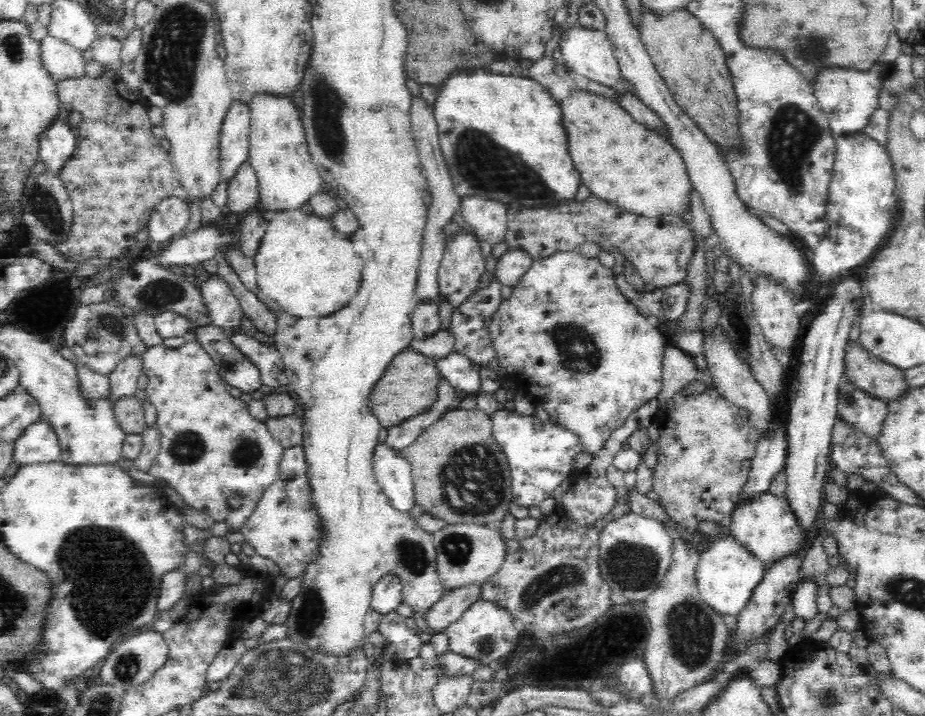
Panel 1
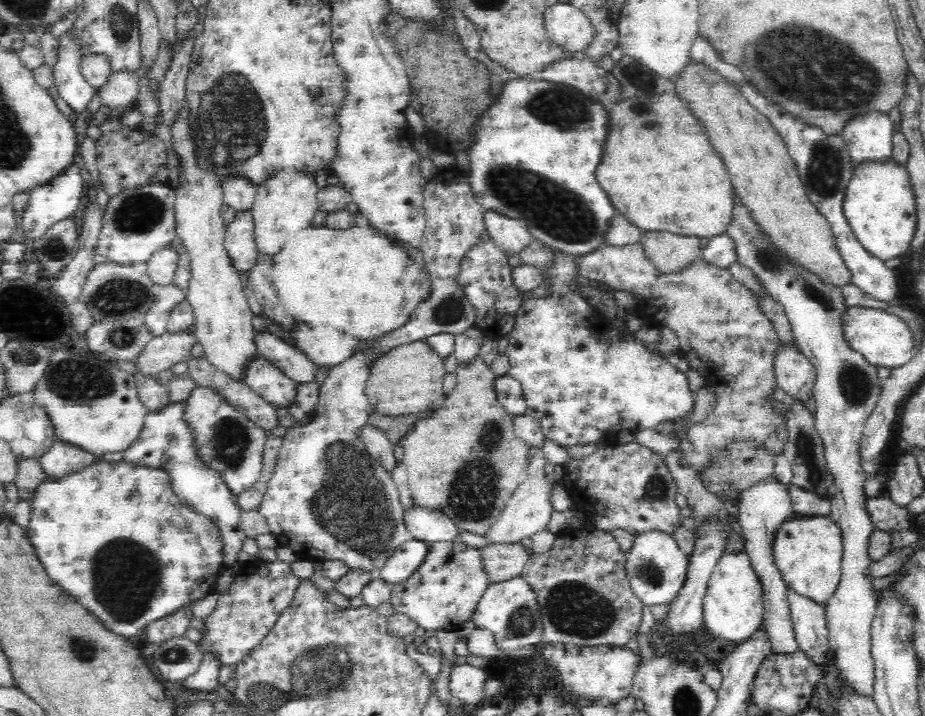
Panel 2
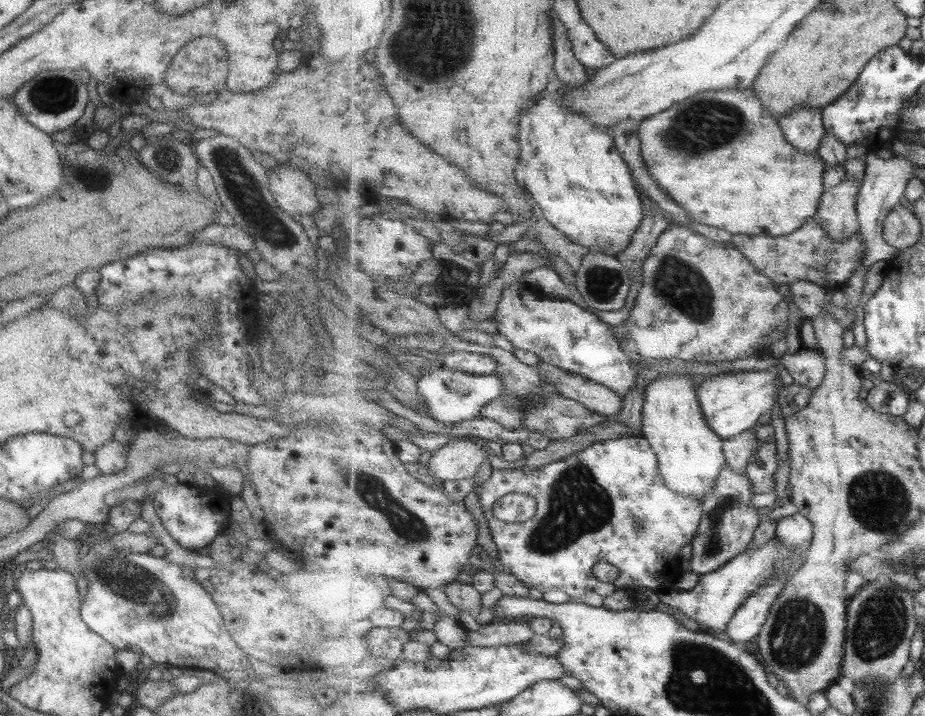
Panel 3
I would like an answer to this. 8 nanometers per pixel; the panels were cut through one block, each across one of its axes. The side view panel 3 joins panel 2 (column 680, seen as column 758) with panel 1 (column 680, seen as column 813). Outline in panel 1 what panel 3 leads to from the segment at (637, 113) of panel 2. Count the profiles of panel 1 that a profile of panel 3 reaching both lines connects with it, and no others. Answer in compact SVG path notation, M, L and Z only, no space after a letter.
M571 90L559 103L568 130L568 152L591 194L633 215L690 214L690 193L694 188L682 155L668 138L635 122L614 99L598 93Z

